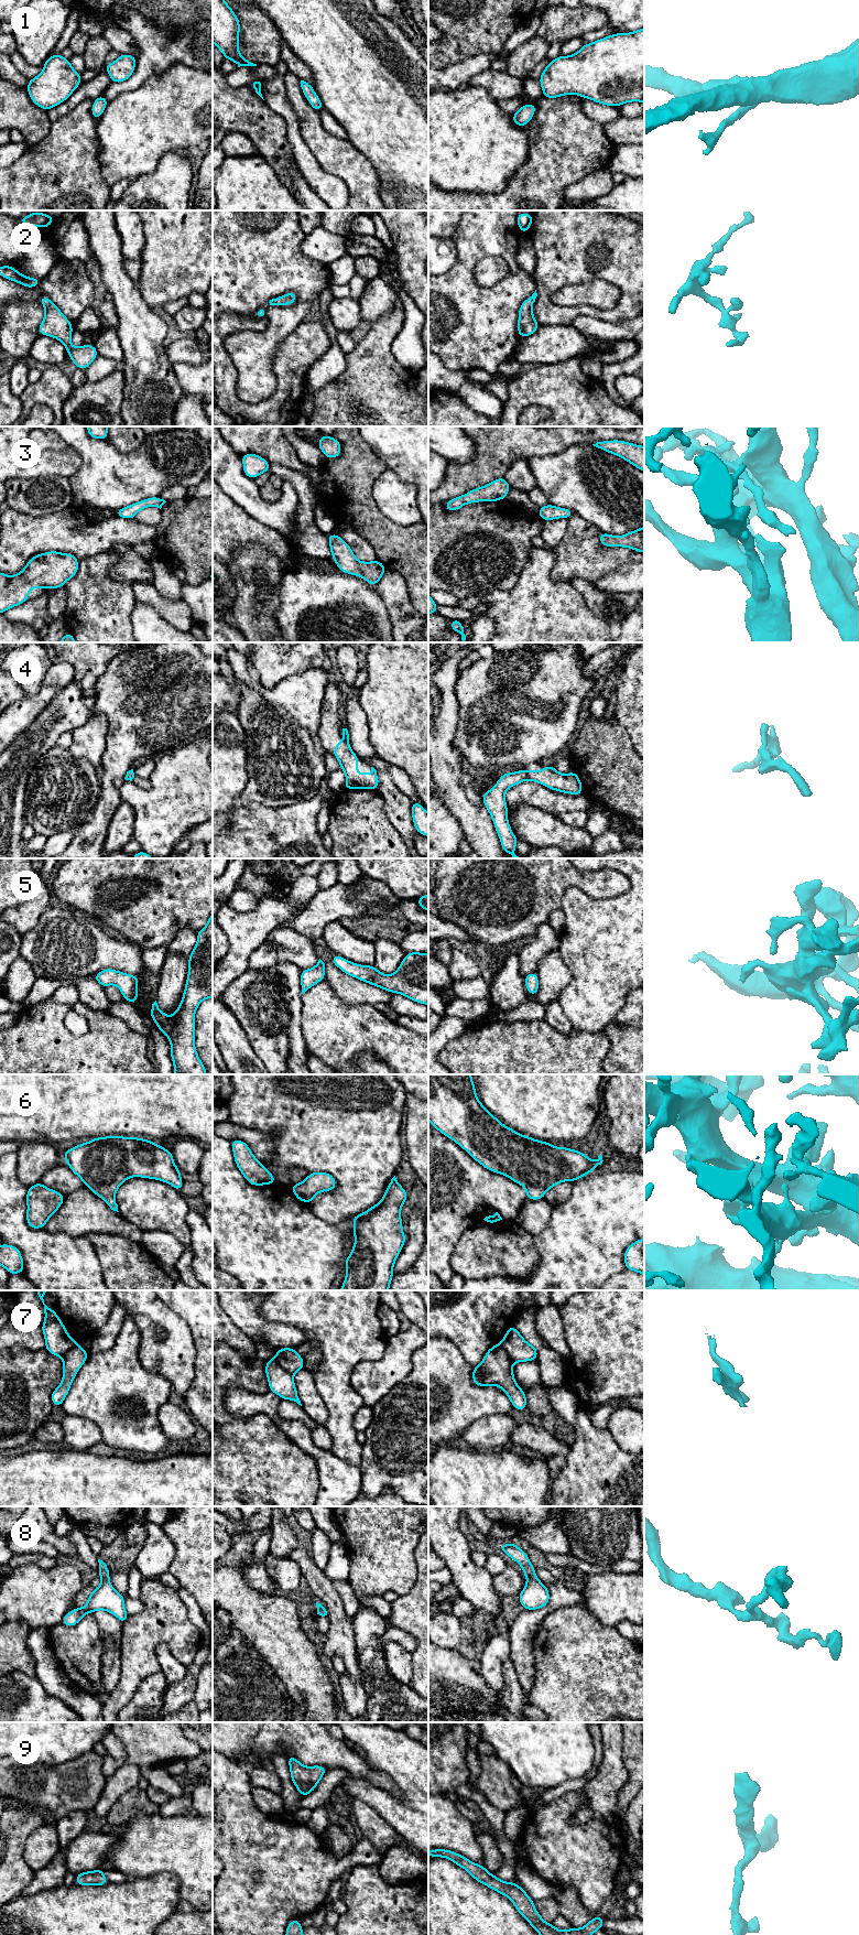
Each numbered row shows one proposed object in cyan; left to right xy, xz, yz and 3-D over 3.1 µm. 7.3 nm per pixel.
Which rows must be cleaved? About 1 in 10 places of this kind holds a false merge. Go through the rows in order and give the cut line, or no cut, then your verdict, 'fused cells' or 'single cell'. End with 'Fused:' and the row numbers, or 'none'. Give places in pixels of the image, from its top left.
1: cut none; single cell
2: cut none; single cell
3: cut none; single cell
4: cut yz (525, 771), (528, 779); fused cells
5: cut none; single cell
6: cut none; single cell
7: cut xz (274, 1358), (292, 1374); fused cells
8: cut none; single cell
9: cut none; single cell
Fused: 4, 7

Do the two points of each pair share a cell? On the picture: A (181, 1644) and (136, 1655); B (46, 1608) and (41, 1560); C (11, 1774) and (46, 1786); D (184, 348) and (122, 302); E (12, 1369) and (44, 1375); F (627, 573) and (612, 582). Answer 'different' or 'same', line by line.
A: same
B: different
C: same
D: different
E: same
F: same

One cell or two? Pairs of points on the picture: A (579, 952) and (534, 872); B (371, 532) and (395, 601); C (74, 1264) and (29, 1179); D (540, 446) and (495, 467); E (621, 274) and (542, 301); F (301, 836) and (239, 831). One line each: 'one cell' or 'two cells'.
A: two cells
B: two cells
C: two cells
D: one cell
E: one cell
F: one cell

